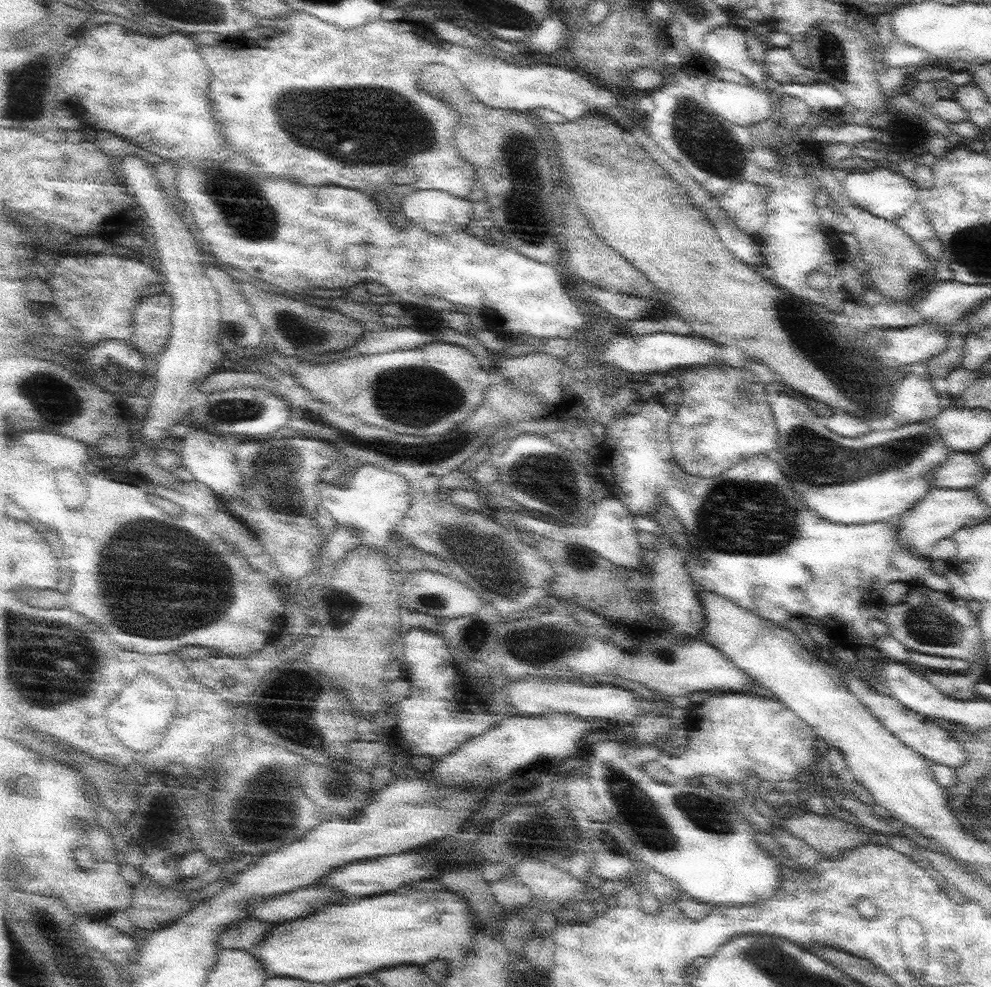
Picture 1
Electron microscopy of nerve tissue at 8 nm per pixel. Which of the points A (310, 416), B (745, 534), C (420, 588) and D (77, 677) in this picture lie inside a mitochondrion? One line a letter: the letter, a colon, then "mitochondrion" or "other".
A: mitochondrion
B: mitochondrion
C: other
D: mitochondrion

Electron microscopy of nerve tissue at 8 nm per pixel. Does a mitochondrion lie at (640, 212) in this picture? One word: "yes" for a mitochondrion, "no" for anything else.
no

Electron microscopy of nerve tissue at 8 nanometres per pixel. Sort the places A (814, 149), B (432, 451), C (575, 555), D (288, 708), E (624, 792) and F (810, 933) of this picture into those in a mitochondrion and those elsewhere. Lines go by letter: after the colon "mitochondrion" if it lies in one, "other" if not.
A: other
B: mitochondrion
C: mitochondrion
D: mitochondrion
E: mitochondrion
F: other

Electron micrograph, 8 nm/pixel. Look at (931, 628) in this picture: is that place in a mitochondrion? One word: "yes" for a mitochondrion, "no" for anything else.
yes

